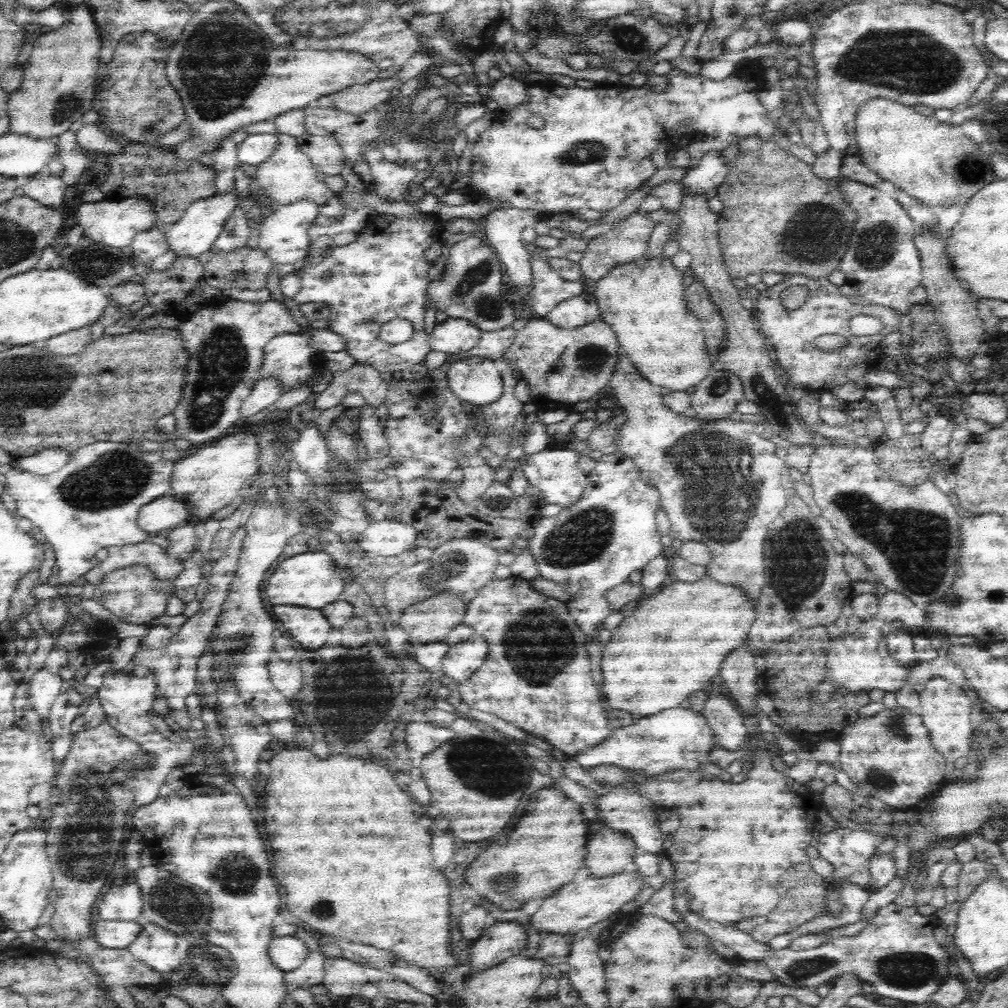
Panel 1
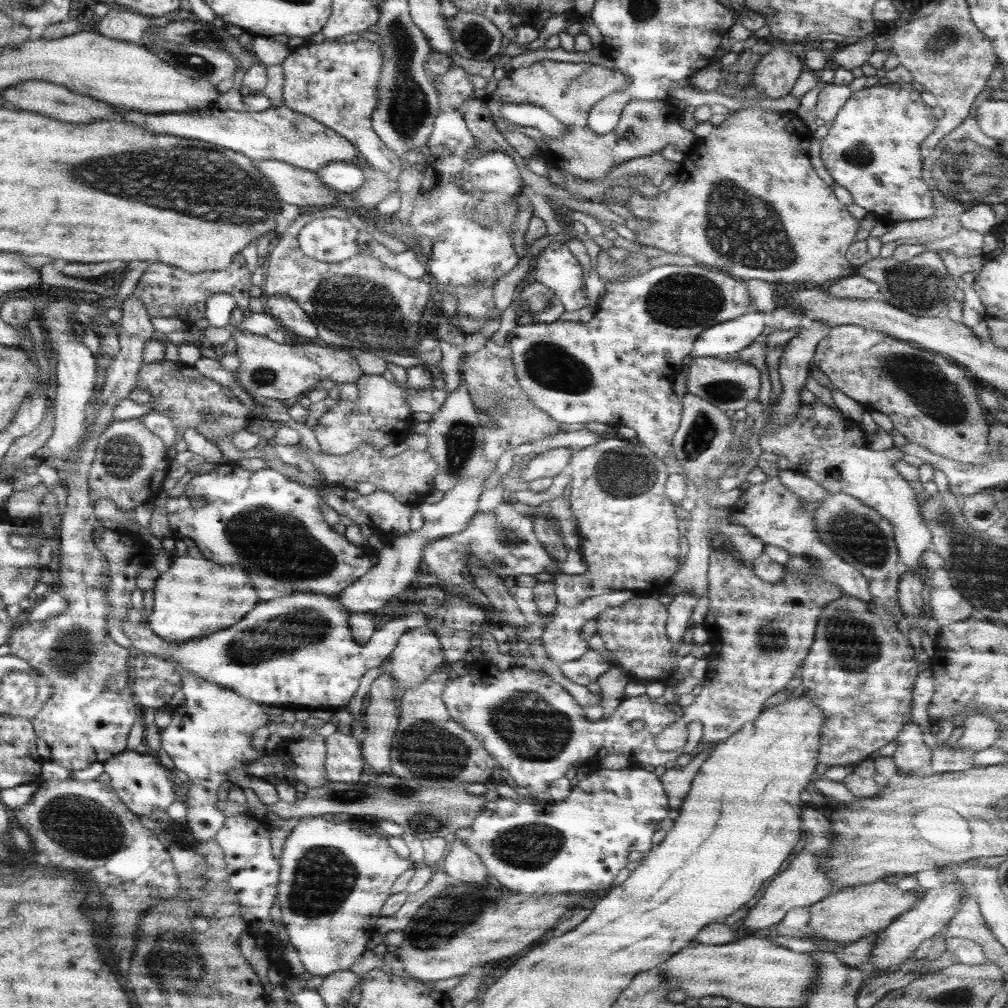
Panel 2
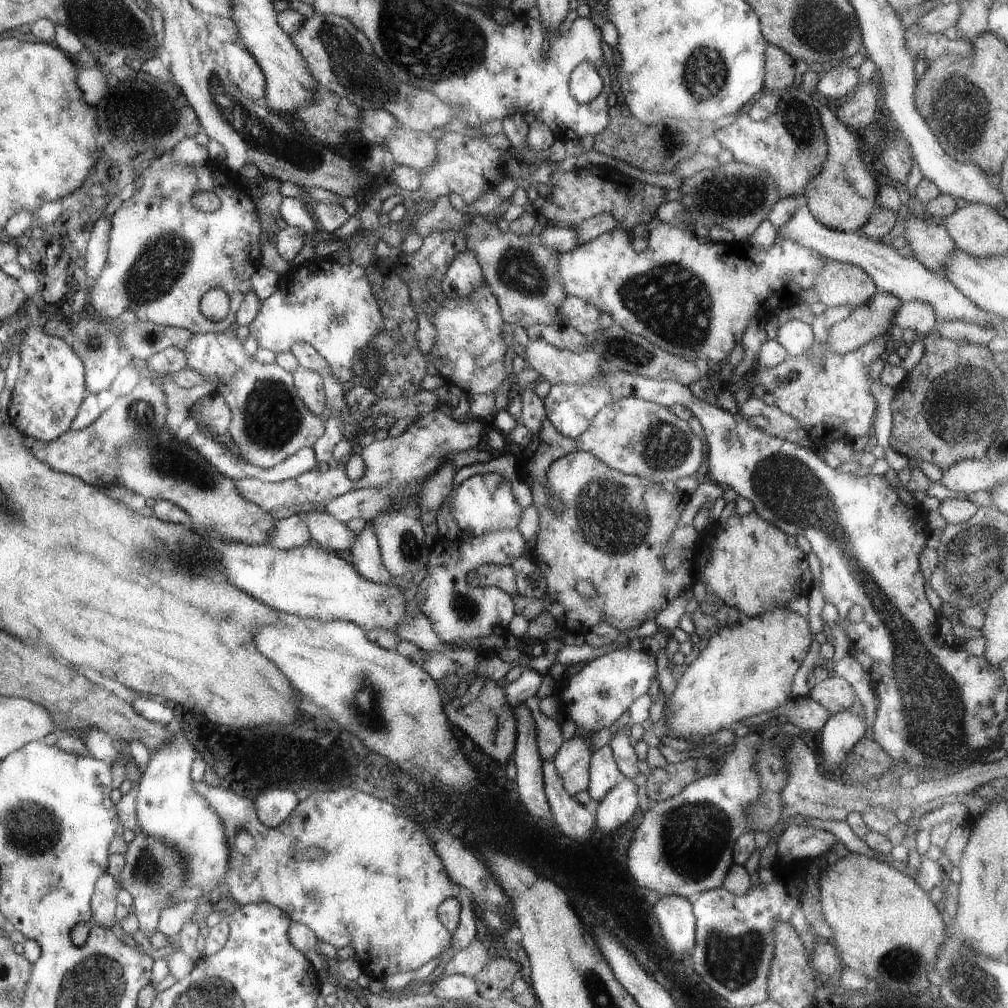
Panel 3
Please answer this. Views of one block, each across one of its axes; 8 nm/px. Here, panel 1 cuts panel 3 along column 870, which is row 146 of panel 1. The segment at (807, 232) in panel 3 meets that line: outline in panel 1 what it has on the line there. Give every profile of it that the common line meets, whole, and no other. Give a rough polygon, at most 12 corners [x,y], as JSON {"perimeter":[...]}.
{"perimeter":[[276,133],[251,134],[238,145],[238,164],[257,167],[278,152]]}

